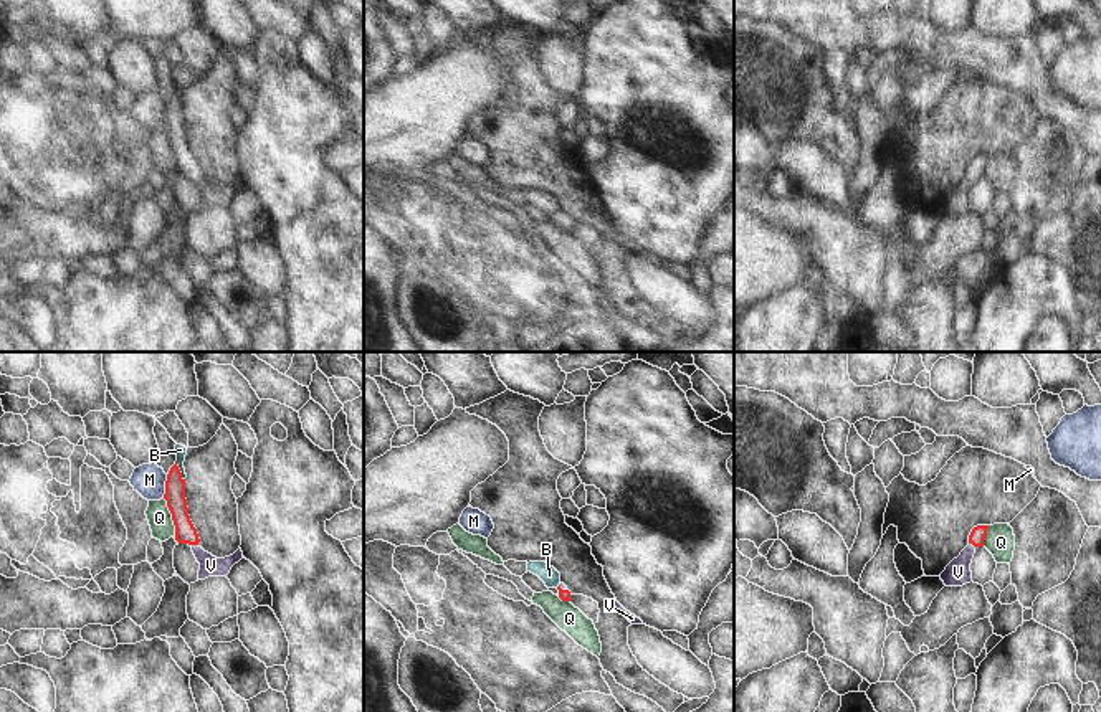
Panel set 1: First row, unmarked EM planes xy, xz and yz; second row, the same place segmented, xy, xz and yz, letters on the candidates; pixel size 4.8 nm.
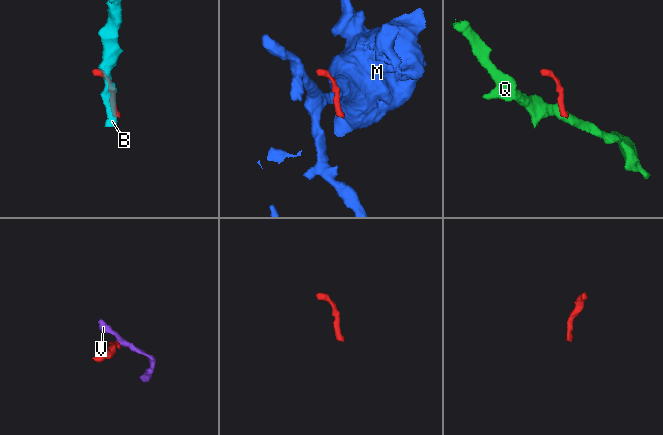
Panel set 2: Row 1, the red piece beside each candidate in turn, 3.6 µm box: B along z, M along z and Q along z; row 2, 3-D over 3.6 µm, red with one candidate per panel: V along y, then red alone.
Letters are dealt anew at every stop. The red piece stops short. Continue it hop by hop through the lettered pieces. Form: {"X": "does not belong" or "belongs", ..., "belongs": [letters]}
{"B": "does not belong", "M": "does not belong", "Q": "does not belong", "V": "belongs", "belongs": ["V"]}

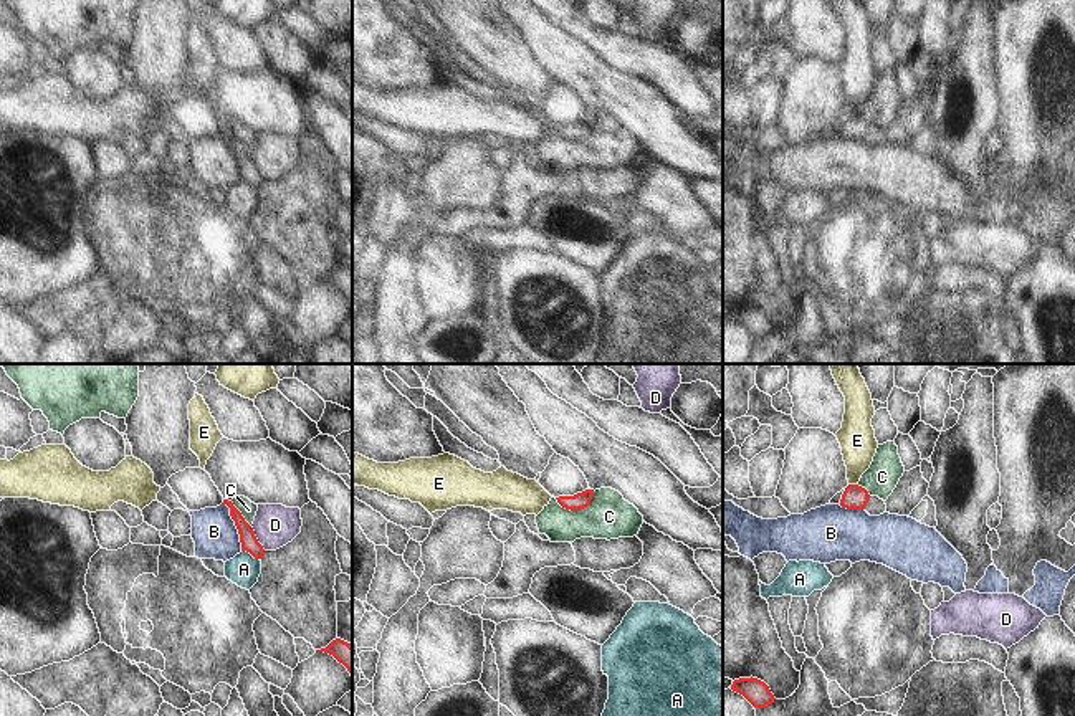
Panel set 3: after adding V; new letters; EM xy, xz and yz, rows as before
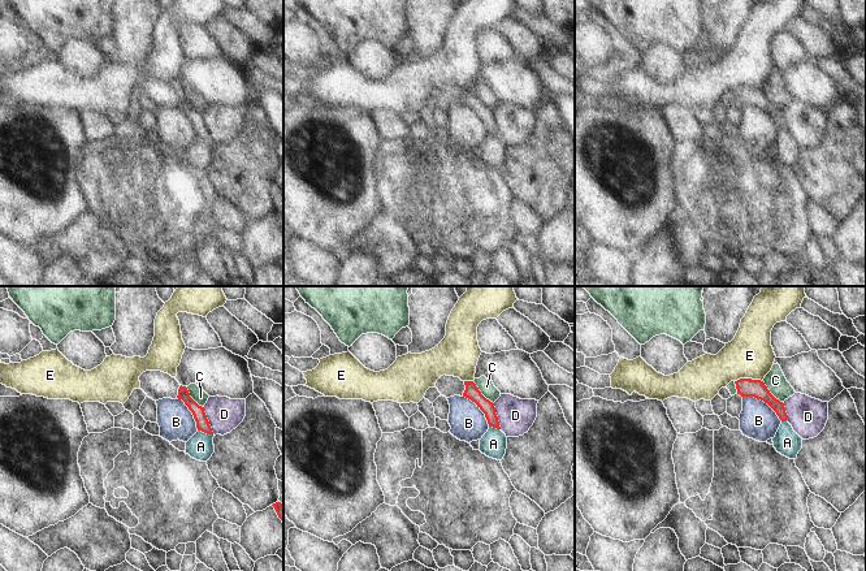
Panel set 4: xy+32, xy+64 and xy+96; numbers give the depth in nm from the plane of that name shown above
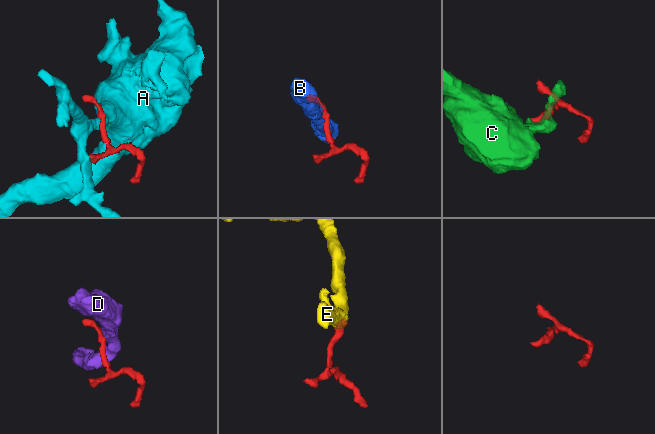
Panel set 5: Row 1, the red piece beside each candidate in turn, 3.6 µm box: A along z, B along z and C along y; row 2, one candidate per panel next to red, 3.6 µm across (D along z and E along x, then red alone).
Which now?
{"A": "does not belong", "B": "does not belong", "C": "does not belong", "D": "does not belong", "E": "does not belong", "belongs": []}

